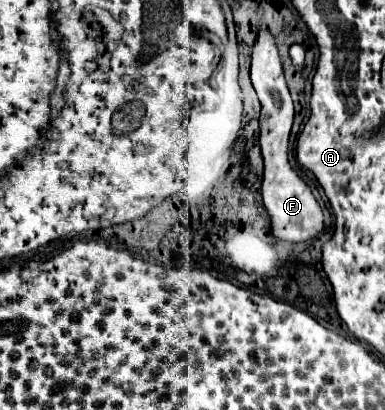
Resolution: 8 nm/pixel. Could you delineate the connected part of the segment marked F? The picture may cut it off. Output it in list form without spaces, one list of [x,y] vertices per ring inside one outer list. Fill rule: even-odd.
[[[268,29],[258,31],[258,37],[252,49],[250,79],[262,103],[260,137],[258,137],[258,143],[262,147],[262,157],[264,157],[262,197],[272,219],[272,235],[282,241],[292,241],[292,243],[312,239],[322,233],[324,215],[310,187],[300,179],[296,169],[290,165],[290,133],[292,133],[292,123],[294,123],[294,105],[292,105],[290,91],[284,81],[284,69],[282,69],[282,59],[278,53],[276,39]]]

